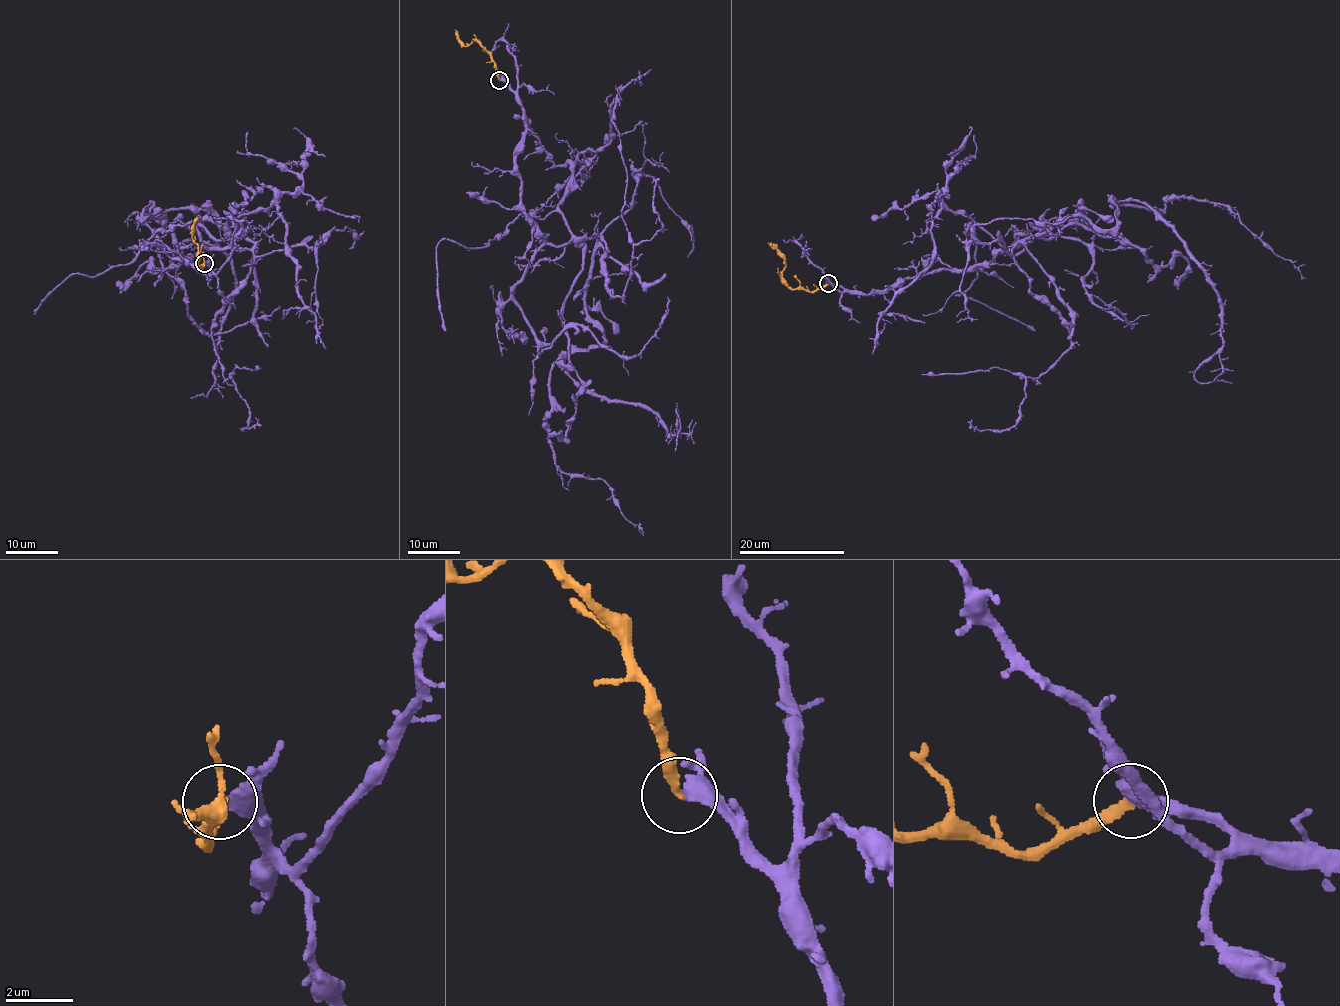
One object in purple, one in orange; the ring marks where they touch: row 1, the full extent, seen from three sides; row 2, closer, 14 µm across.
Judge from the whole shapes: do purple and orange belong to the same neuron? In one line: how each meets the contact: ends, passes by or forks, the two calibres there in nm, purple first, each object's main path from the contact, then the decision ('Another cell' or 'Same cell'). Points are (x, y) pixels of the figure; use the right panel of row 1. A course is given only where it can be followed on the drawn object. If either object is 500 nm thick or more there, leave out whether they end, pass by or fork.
At the ring purple passes by. At the ring orange ends. Thickness 300 nm (purple) against 240 nm. Course of purple: (827, 283), (974, 269), (1072, 216), (1112, 228), (1138, 200), (1216, 293), (1222, 347), (1194, 374), (1232, 382). Course of orange: (827, 283), (812, 291), (792, 289), (782, 276), (784, 258), (767, 243). Same cell

